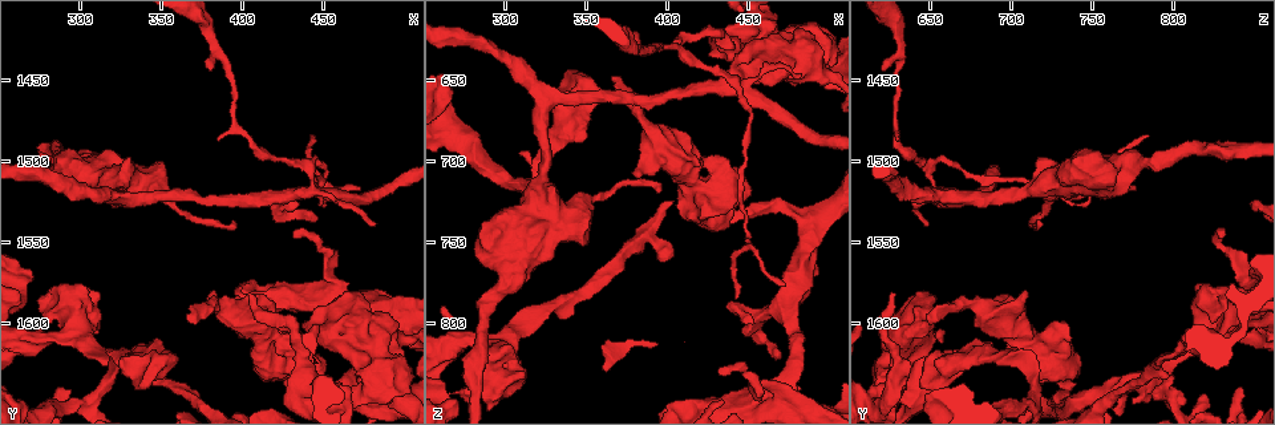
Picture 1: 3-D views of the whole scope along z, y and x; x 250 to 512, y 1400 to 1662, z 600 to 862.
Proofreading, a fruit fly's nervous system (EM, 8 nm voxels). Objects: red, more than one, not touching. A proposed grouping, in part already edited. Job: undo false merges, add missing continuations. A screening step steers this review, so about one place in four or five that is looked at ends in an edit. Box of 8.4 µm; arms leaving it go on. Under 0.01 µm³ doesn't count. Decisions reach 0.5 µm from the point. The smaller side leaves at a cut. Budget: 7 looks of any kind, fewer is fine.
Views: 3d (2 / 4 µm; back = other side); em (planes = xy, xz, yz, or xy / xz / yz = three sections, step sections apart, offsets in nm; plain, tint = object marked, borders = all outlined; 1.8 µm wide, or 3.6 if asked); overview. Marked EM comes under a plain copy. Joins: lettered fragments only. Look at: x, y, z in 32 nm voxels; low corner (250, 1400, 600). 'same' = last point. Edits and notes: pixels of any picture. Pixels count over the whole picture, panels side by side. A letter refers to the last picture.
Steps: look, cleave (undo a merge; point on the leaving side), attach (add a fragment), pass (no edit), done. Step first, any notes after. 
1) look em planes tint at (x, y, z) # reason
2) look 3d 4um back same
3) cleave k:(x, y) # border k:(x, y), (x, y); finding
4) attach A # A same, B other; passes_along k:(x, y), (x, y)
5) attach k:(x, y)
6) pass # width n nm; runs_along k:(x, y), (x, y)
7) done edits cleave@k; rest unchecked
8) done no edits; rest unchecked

look 3d 4um at (332, 1620, 686)

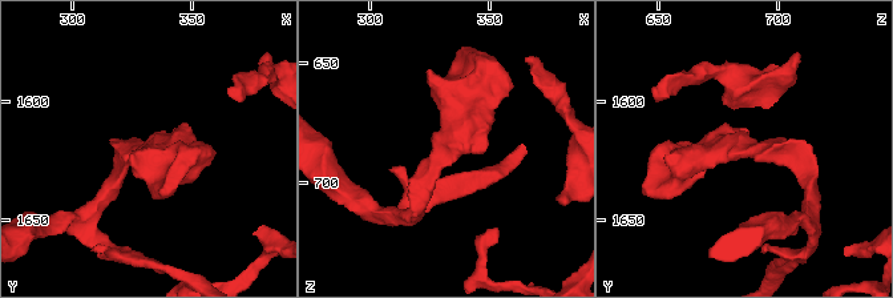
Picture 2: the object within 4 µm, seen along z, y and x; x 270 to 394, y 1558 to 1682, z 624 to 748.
look em xz step 16 tint at (331, 1620, 684)

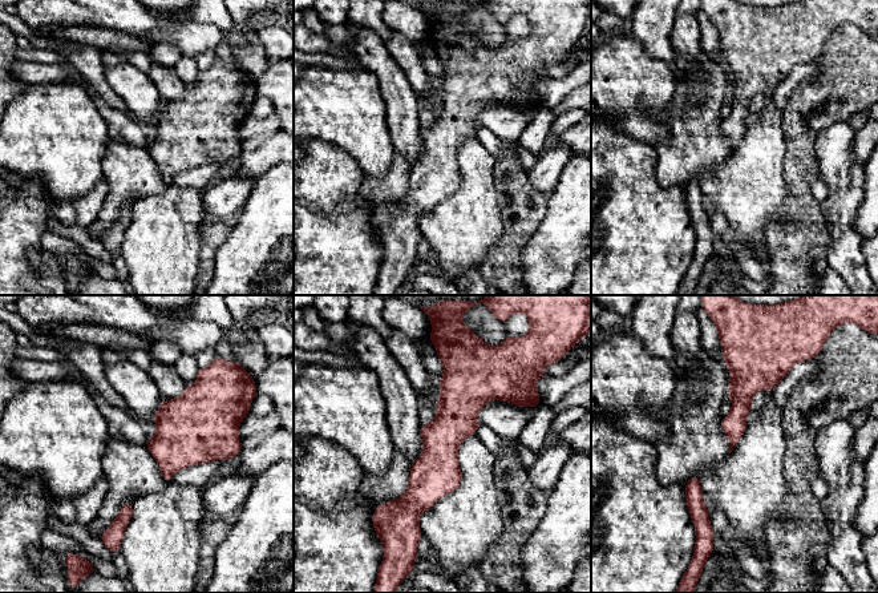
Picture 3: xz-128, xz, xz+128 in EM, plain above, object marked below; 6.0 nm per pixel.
look em yz step 4 borders same

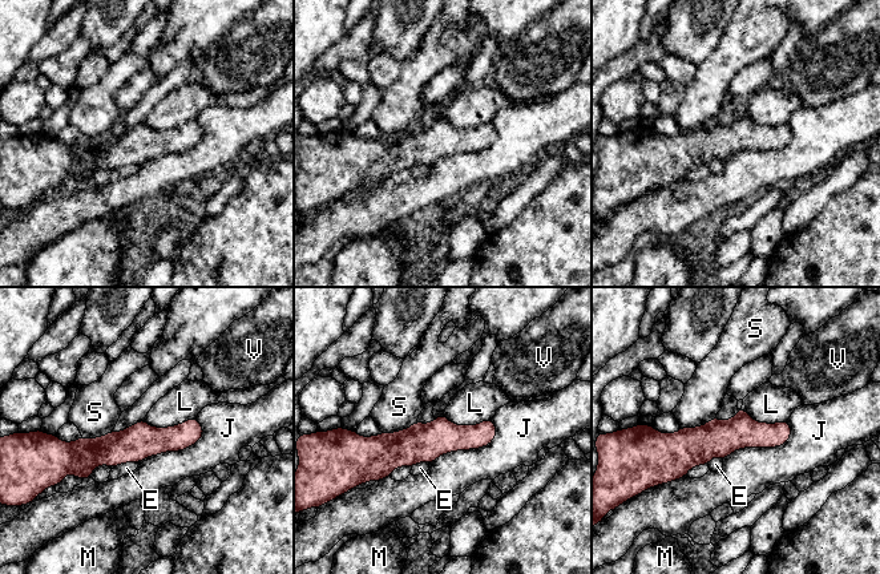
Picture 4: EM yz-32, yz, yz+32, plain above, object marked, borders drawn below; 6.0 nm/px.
pass # longest_contact J 480 nm; E other, J other, L other, M other, S other, V other; all the same cell

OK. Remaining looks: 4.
look 3d 2um at (404, 1580, 626) # an open end

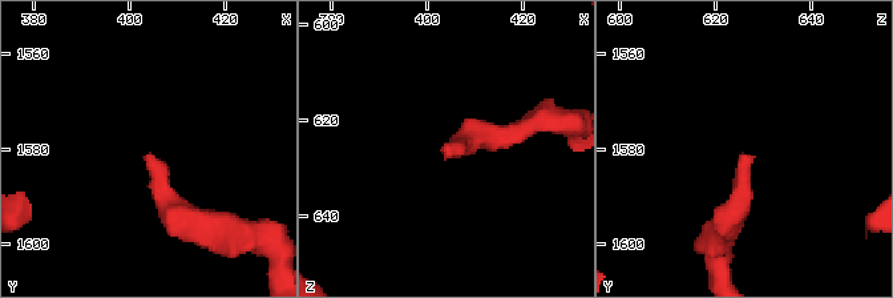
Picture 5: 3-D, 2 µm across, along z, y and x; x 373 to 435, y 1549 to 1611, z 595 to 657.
look em yz step 4 borders at (404, 1581, 626) # need the tissue

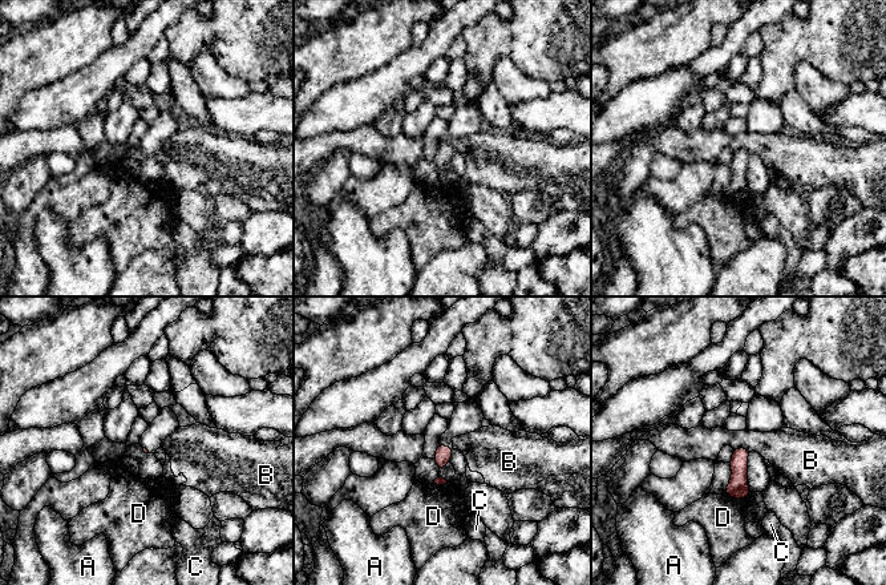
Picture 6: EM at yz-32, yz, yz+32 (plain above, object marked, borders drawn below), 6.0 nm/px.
look em planes borders same

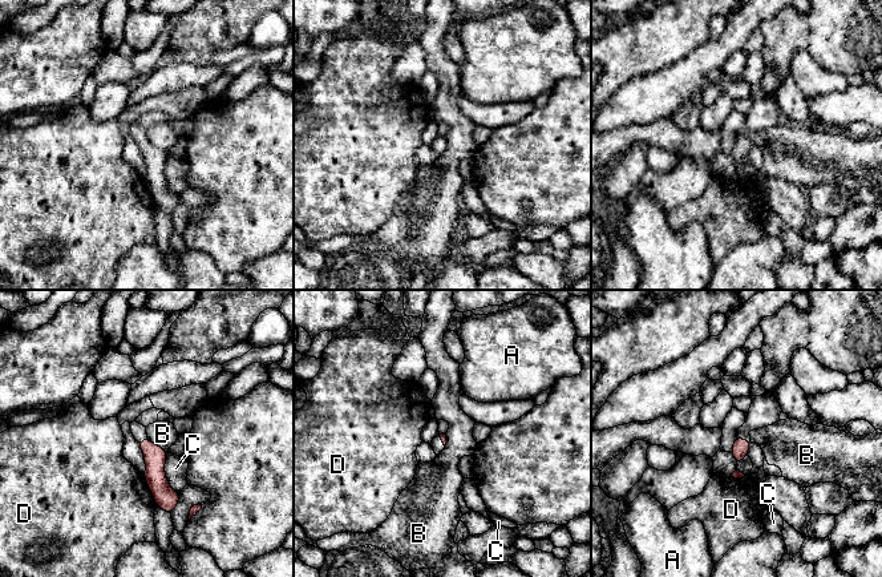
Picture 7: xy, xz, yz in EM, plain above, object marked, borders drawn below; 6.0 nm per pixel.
pass # A other, B other, C other, D other; border 7:(146, 438), (166, 451); no lettered fragment goes on from it

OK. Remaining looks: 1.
look em 3.6um planes borders at (486, 1630, 624) # calibre changes

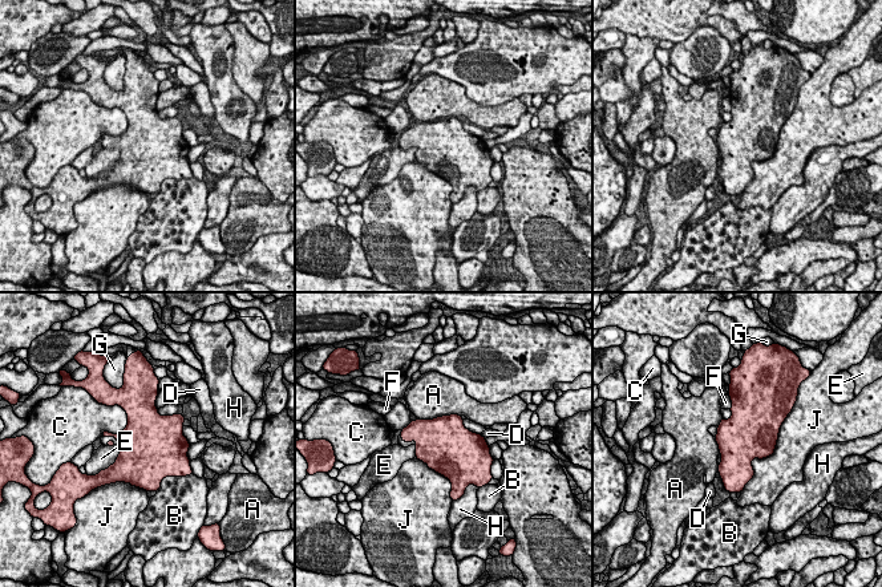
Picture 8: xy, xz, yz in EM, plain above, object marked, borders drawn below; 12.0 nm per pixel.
pass # longest_contact J 950 nm; A other, B other, C other, D other, E other, F other, G other, H other, J other; all the same cell

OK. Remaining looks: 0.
done no edits; rest unchecked

